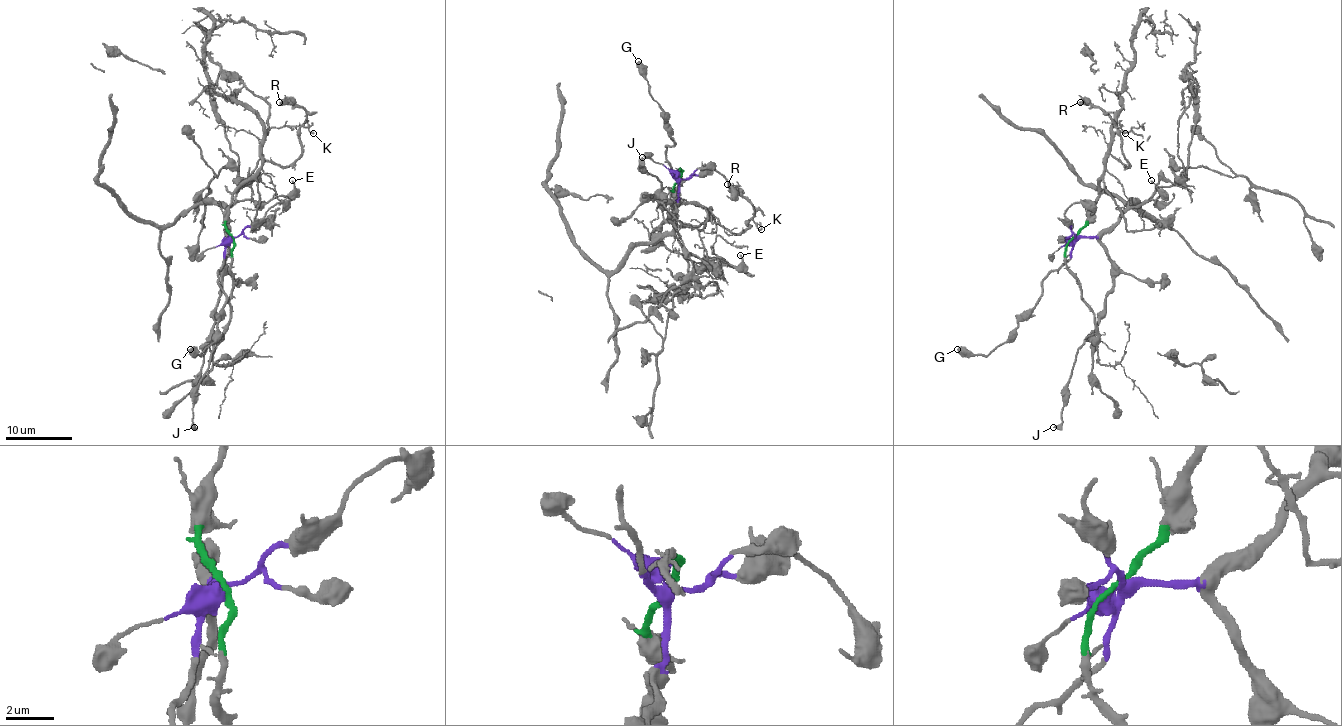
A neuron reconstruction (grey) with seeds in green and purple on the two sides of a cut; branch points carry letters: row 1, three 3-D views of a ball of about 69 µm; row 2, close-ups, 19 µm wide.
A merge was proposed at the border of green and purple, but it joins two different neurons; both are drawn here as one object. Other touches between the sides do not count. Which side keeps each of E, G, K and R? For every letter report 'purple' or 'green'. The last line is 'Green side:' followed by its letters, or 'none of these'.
E: purple
G: purple
K: green
R: green
Green side: K, R

